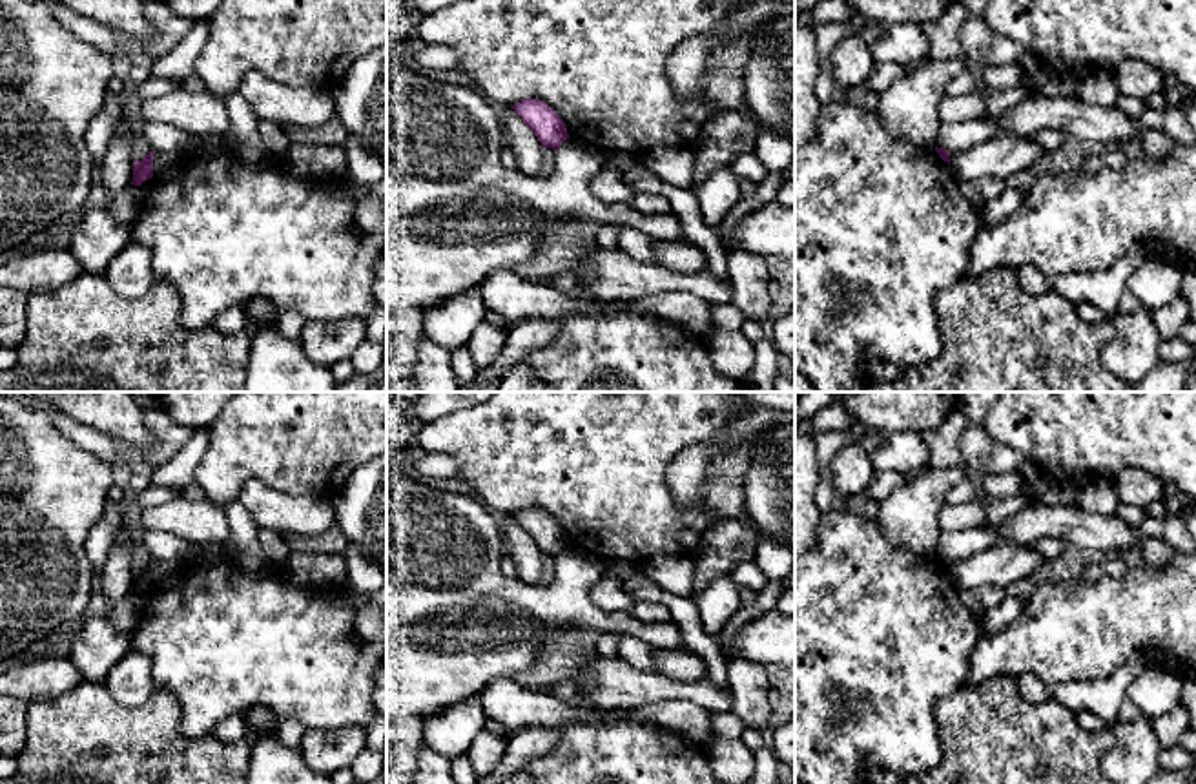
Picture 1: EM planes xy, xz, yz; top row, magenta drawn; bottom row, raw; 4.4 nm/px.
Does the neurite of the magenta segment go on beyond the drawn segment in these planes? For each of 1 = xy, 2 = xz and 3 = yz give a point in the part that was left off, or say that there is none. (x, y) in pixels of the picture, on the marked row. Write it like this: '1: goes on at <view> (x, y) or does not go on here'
1: does not go on here
2: does not go on here
3: does not go on here

